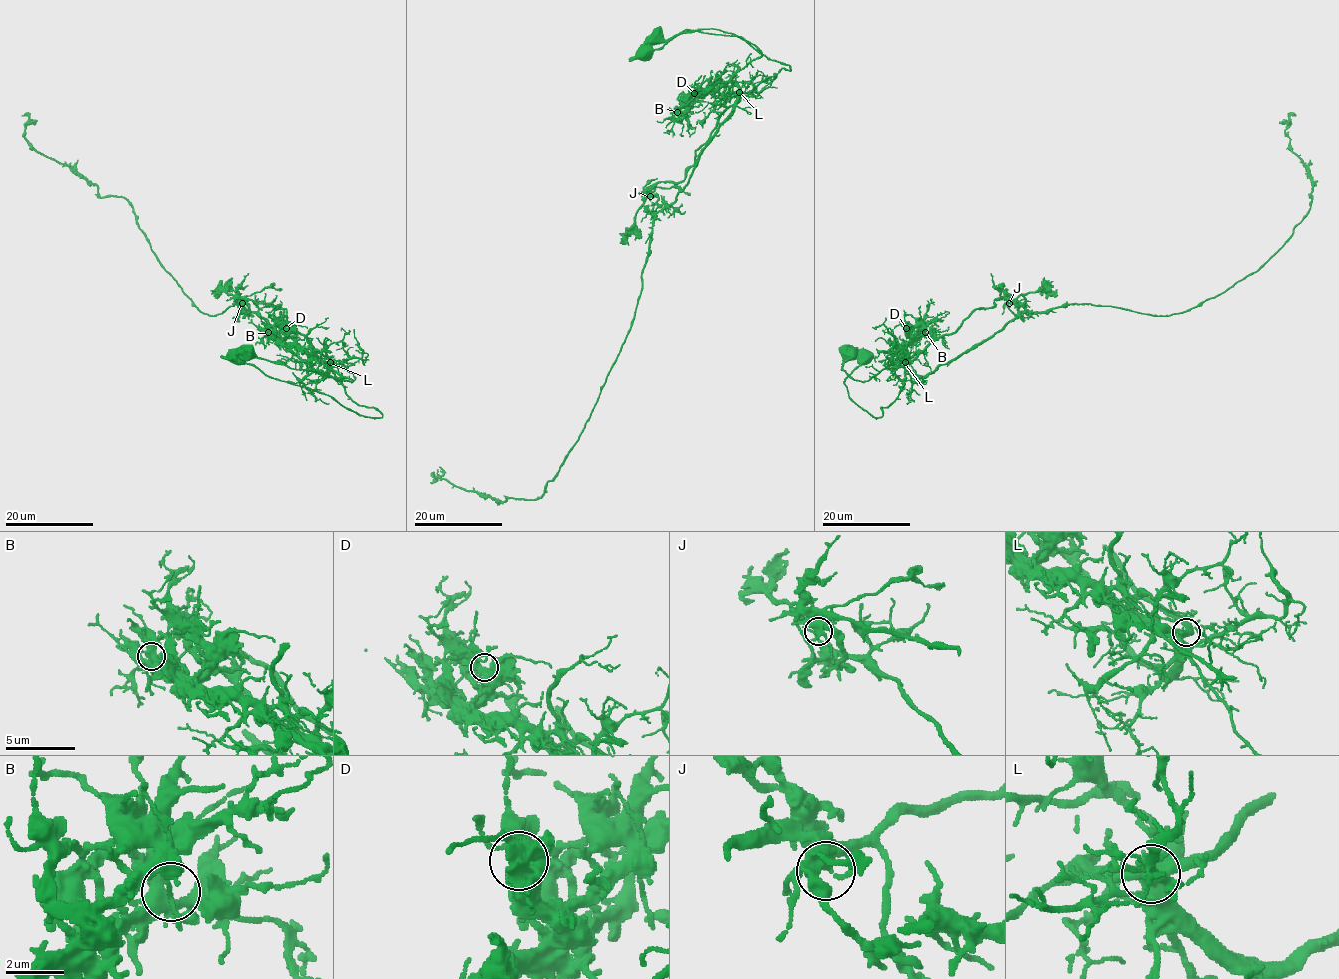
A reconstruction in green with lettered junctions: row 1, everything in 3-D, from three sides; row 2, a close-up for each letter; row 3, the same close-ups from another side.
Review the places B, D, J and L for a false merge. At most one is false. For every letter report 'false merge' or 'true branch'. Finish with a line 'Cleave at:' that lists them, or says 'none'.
B: true branch
D: true branch
J: true branch
L: false merge
Cleave at: L

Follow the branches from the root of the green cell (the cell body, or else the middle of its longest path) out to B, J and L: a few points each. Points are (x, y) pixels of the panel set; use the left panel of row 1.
B: (237, 355), (263, 358), (352, 381), (268, 332)
J: (237, 355), (263, 358), (352, 381), (323, 363), (330, 361), (287, 321), (285, 309), (245, 299), (242, 303)
L: (237, 355), (263, 358), (294, 369), (311, 369), (336, 379), (352, 381), (323, 363), (330, 362)

